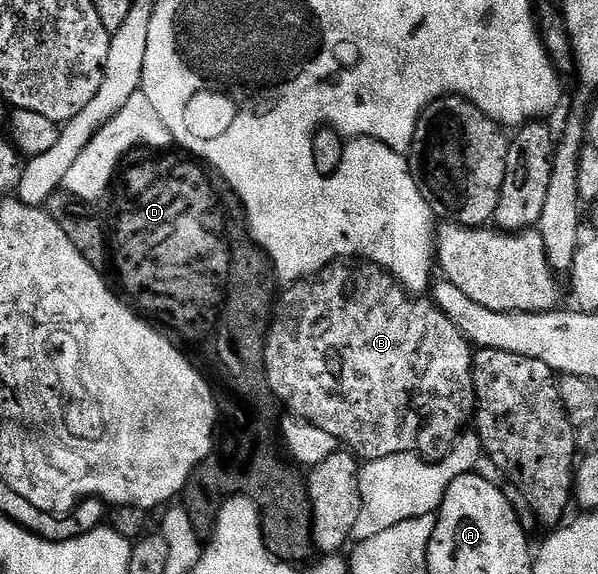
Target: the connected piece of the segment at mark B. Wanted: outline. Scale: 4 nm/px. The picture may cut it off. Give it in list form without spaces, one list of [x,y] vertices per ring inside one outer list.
[[[333,264],[310,278],[289,284],[285,288],[288,290],[279,294],[268,330],[268,346],[264,352],[264,366],[273,398],[279,401],[291,416],[300,417],[303,421],[312,423],[314,427],[322,427],[322,431],[328,432],[329,435],[334,435],[334,439],[338,439],[341,446],[355,453],[361,462],[367,463],[386,459],[390,455],[407,453],[421,459],[446,457],[465,432],[464,424],[473,420],[476,411],[476,388],[472,374],[473,346],[435,303],[409,293],[392,274],[383,271],[367,273],[364,269],[347,269],[344,265],[347,264]]]

